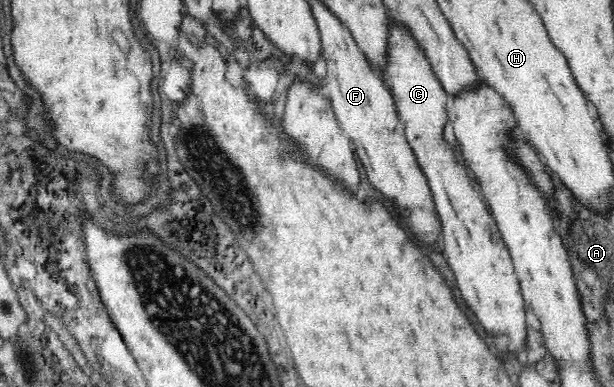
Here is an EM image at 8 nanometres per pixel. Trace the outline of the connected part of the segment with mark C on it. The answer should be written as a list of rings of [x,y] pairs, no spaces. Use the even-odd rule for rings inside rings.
[[[394,20],[390,24],[389,61],[386,62],[385,77],[381,79],[391,97],[394,98],[394,105],[399,118],[406,123],[404,133],[414,149],[424,177],[428,180],[436,213],[439,215],[442,224],[442,254],[451,270],[455,272],[457,286],[465,304],[477,316],[477,320],[481,322],[481,326],[487,332],[491,332],[493,336],[499,334],[499,332],[507,332],[511,336],[509,350],[519,352],[521,348],[525,348],[525,334],[527,334],[525,332],[527,318],[525,310],[527,304],[525,304],[522,295],[518,276],[514,271],[510,252],[502,239],[495,219],[489,211],[489,204],[484,200],[479,189],[475,188],[475,185],[471,185],[471,182],[473,182],[471,172],[466,165],[457,161],[455,149],[453,149],[451,142],[447,141],[446,135],[449,125],[448,93],[444,92],[443,85],[439,84],[439,79],[435,77],[435,73],[431,72],[431,65],[428,64],[427,57],[423,56],[423,49],[419,49],[419,45],[412,40],[411,33],[407,33],[407,29]]]

